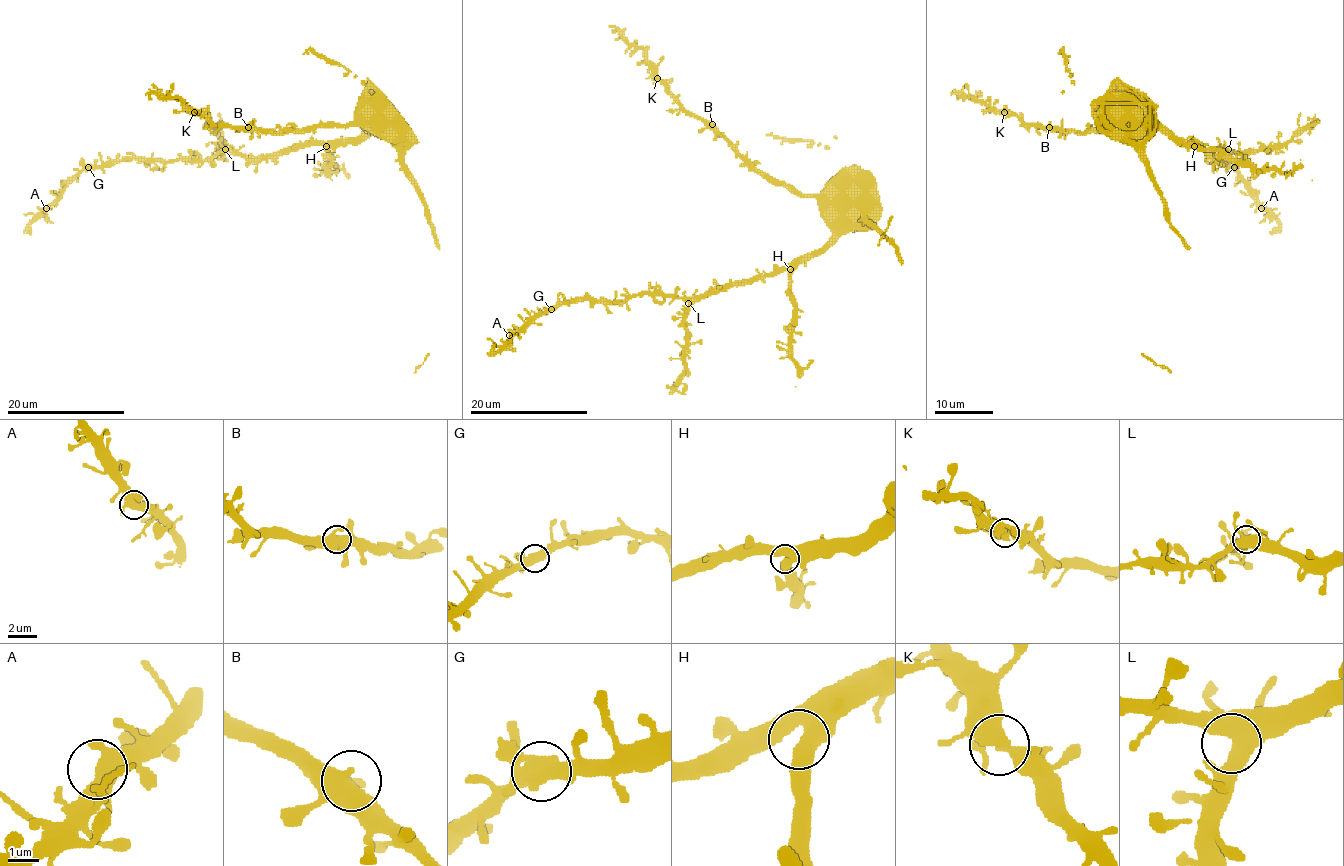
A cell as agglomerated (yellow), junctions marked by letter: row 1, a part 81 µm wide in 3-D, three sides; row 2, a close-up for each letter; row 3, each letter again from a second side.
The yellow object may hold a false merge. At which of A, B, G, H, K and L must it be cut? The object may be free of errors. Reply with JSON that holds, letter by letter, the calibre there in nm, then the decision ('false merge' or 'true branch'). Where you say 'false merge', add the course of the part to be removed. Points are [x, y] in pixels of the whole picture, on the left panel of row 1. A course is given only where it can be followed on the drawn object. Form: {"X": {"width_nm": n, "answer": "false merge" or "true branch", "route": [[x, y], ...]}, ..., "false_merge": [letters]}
{"A": {"width_nm": 440, "answer": "true branch"}, "B": {"width_nm": 460, "answer": "true branch"}, "G": {"width_nm": 480, "answer": "true branch"}, "H": {"width_nm": 460, "answer": "true branch"}, "K": {"width_nm": 440, "answer": "true branch"}, "L": {"width_nm": 480, "answer": "true branch"}, "false_merge": []}

